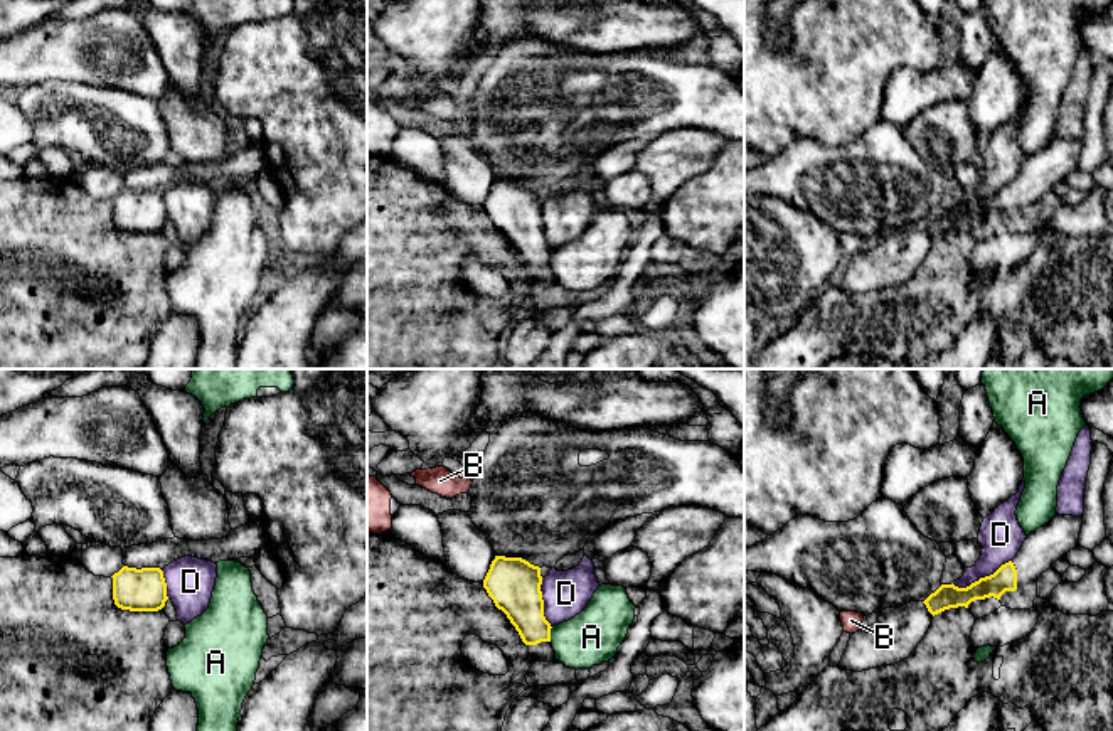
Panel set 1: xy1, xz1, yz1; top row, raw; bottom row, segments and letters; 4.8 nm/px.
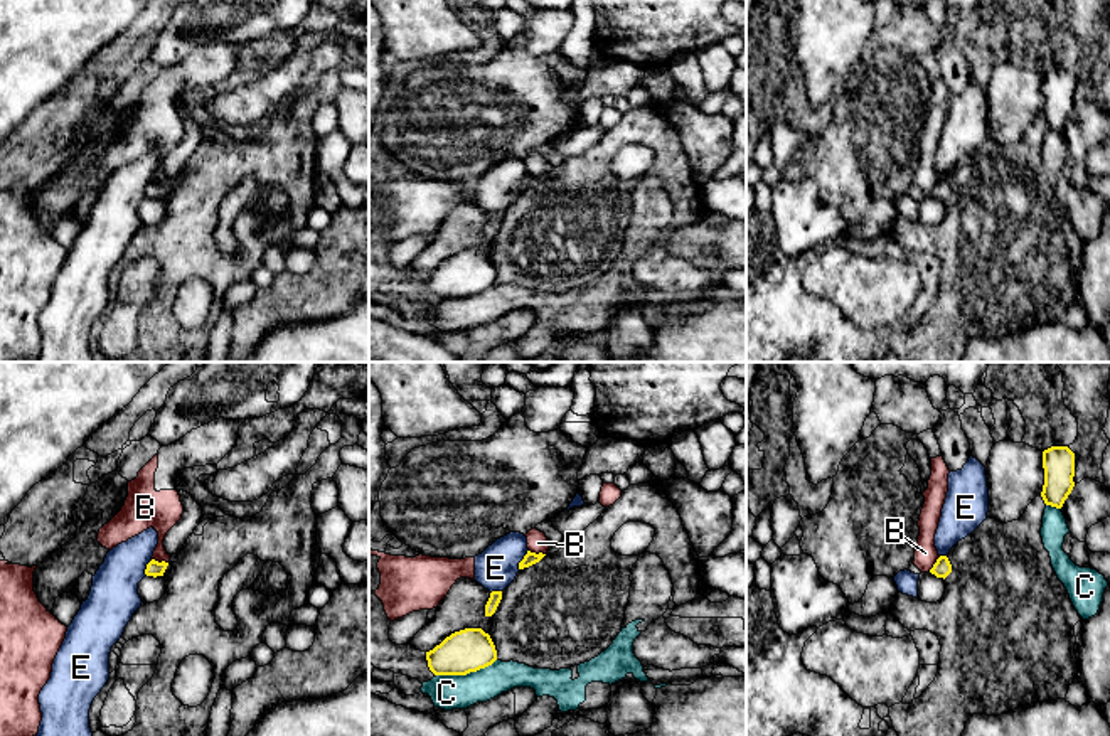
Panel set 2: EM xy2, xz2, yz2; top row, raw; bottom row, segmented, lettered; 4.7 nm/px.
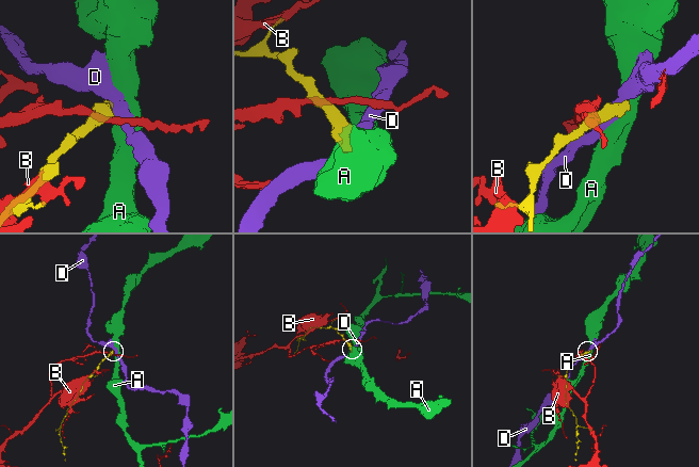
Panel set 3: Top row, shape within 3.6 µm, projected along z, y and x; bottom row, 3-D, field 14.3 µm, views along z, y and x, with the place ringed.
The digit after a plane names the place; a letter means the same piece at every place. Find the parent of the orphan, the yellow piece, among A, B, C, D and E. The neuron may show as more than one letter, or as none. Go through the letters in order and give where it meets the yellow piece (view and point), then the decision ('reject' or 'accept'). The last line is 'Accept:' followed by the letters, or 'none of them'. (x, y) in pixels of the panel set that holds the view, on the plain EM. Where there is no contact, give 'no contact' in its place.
A: xz1 (549, 256) | reject
B: xy2 (162, 184) | reject
C: xz2 (465, 297) | reject
D: yz1 (980, 201) | reject
E: xz2 (522, 182) | reject
Accept: none of them

